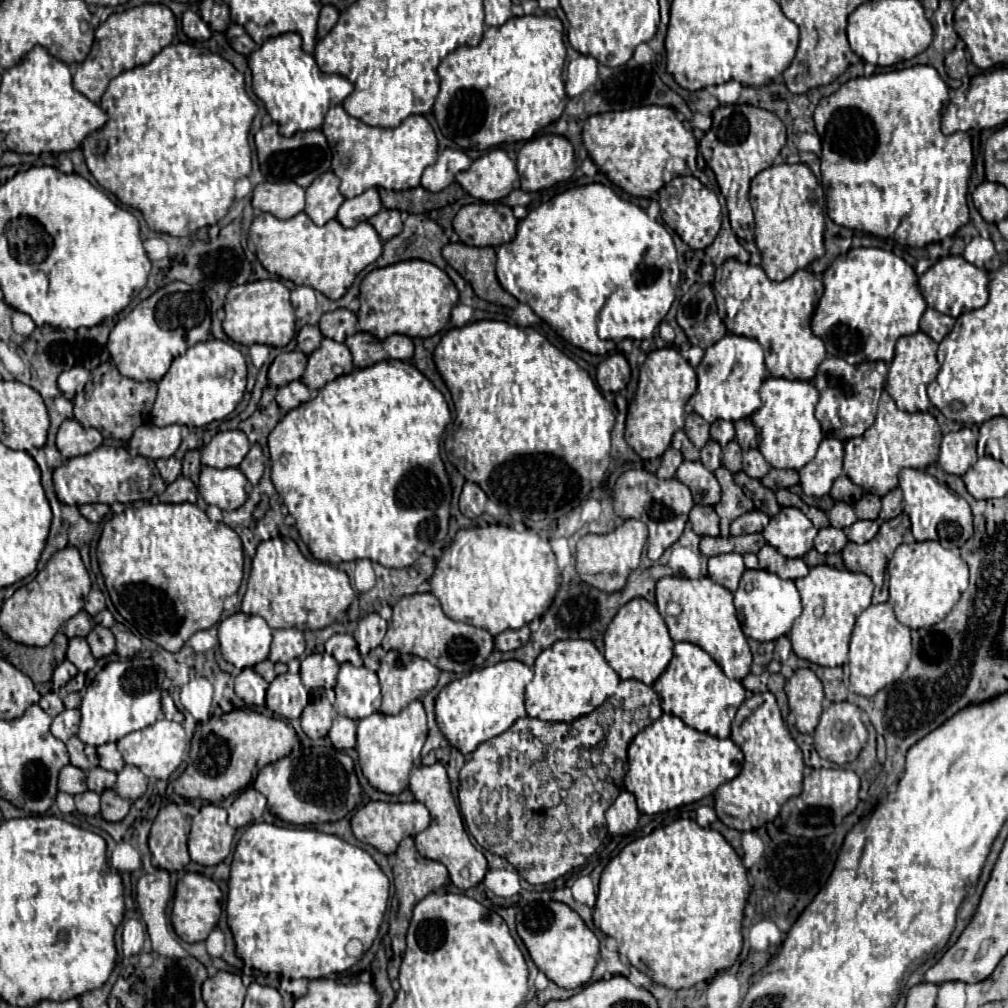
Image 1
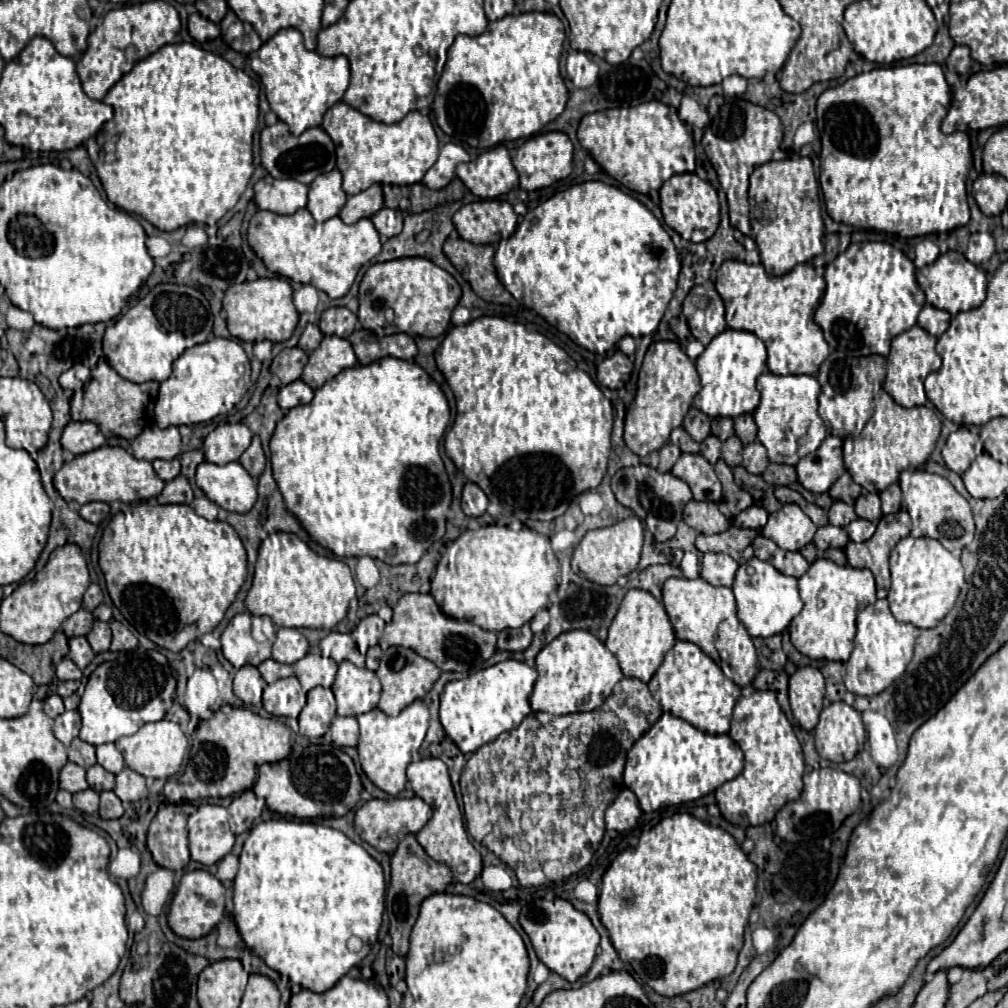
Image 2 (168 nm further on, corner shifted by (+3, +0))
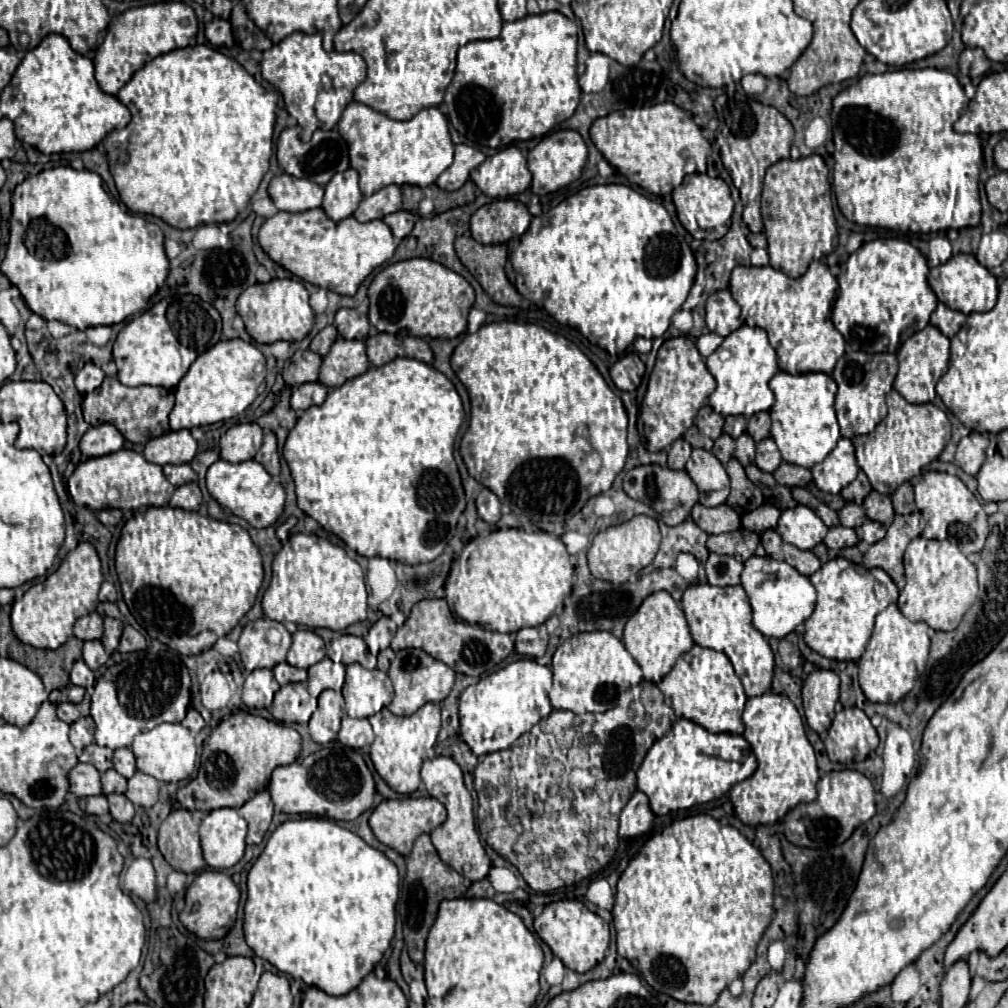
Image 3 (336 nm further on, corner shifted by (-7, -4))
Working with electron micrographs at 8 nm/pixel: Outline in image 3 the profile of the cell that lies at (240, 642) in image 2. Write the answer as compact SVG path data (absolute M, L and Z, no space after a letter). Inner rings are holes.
M256 619L256 621L248 623L238 639L242 663L248 673L258 667L272 669L274 665L282 663L286 659L290 643L292 643L290 633L272 619ZM268 629L278 629L282 633L282 641L278 645L268 643L268 639L266 639Z

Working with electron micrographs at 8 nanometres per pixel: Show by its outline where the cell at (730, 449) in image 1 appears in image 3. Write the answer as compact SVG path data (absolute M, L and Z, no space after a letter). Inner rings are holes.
M742 433L742 437L736 439L734 457L736 457L744 467L750 465L750 463L754 463L754 457L756 457L756 443L754 443L754 439L752 439L748 433Z

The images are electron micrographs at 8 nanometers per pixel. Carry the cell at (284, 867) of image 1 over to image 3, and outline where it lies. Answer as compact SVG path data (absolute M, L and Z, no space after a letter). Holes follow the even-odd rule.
M322 817L286 821L270 835L248 873L248 899L244 907L246 943L278 971L302 979L306 985L314 985L328 995L346 995L376 967L390 947L398 893L398 867L356 833Z

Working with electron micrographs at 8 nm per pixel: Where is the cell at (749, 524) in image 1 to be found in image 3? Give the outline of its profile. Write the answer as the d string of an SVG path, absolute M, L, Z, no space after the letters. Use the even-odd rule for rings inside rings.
M762 505L742 517L742 527L754 533L764 533L768 529L774 529L780 519L780 509L774 505Z

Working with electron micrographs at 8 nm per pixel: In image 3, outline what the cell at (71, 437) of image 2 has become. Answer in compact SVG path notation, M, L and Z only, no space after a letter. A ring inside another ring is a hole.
M104 423L98 427L90 427L82 441L80 441L80 451L86 457L102 457L114 451L120 451L124 445L124 437L122 433L118 433L118 429L114 429L114 425Z

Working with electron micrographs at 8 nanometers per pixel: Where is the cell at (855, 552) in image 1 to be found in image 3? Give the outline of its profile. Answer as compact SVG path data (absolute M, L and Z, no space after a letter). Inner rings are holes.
M919 511L909 515L896 515L894 523L888 527L888 533L882 541L870 545L870 549L864 553L864 567L880 567L884 569L898 589L904 587L904 565L902 555L908 543L922 533L924 521Z

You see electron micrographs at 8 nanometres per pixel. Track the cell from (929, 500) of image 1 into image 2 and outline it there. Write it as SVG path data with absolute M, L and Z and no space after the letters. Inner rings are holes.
M906 469L900 473L898 483L902 491L902 506L912 519L912 537L938 539L948 551L962 549L974 539L974 519L970 505L948 479L924 469Z

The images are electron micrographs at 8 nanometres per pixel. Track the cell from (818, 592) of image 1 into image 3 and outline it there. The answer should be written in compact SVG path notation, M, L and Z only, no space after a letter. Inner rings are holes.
M844 557L830 559L812 577L812 585L818 591L814 613L806 619L806 645L826 659L858 661L864 653L874 629L874 617L898 599L898 587L892 577L882 569L866 569Z

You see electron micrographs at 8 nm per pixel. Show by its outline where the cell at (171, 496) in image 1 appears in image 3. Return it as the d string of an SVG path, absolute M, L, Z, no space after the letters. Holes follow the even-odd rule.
M186 483L178 487L170 499L170 507L180 507L188 511L198 511L202 505L202 493L196 483Z

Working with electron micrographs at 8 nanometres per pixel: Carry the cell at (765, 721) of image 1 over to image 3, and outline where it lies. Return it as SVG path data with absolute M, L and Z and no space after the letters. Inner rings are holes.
M764 693L746 701L744 713L744 739L752 745L758 759L758 769L742 783L734 785L730 799L738 819L746 825L766 825L780 821L794 805L814 801L818 765L816 753L810 745L802 717L786 695Z

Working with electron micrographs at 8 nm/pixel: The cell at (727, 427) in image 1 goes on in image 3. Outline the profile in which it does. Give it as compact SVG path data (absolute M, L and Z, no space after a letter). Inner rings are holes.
M730 415L730 417L726 417L724 431L726 431L730 437L738 439L738 437L746 431L746 425L748 425L748 421L746 421L744 415Z

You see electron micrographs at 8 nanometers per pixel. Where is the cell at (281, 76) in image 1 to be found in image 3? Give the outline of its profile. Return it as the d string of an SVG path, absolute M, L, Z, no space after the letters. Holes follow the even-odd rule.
M292 33L264 51L260 65L262 77L282 93L288 113L302 127L302 141L308 141L316 129L330 131L338 123L344 107L352 101L354 89L366 79L366 63L358 53L328 53L322 49L320 35L306 33Z

